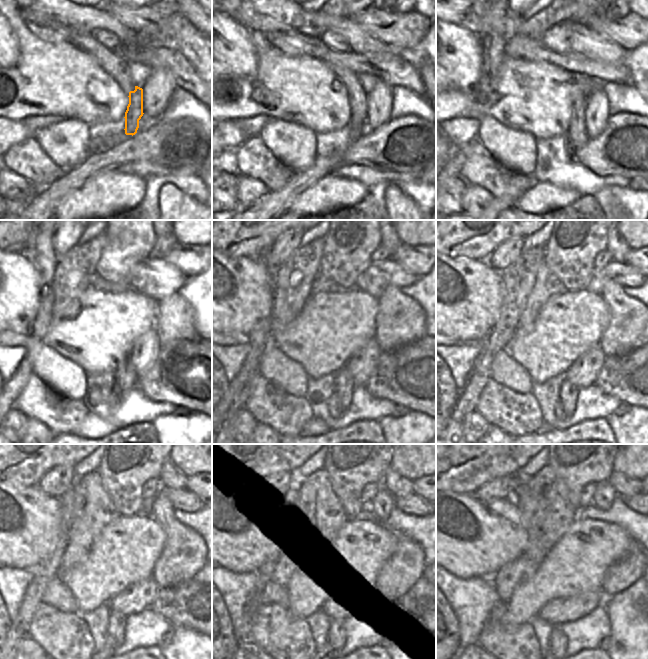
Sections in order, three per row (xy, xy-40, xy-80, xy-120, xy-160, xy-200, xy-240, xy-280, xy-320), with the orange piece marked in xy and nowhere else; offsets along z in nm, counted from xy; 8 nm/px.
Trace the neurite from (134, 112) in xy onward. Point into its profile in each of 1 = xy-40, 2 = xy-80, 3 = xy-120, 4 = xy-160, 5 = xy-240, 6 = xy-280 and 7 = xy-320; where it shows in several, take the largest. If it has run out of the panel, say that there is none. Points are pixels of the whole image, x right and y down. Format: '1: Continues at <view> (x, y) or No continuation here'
1: Continues at xy-40 (358, 102)
2: Continues at xy-80 (576, 136)
3: Continues at xy-120 (126, 378)
4: Continues at xy-160 (344, 384)
5: Continues at xy-240 (116, 628)
6: Continues at xy-280 (337, 634)
7: Continues at xy-320 (558, 642).

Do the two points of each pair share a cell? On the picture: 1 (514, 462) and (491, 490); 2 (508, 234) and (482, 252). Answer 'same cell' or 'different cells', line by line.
1: same cell
2: same cell

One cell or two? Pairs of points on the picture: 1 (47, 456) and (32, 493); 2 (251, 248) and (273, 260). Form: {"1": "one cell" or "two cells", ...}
{"1": "two cells", "2": "one cell"}

